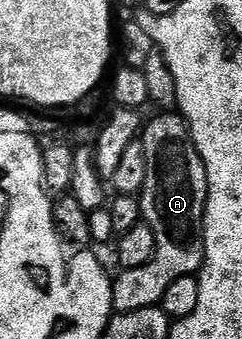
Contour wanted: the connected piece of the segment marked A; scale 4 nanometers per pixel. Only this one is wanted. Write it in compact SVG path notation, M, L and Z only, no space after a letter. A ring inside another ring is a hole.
M165 111L153 122L144 126L139 138L146 153L147 177L139 194L141 216L144 224L155 231L155 255L151 263L134 269L121 269L113 282L113 308L118 313L127 311L143 311L143 307L160 305L167 287L175 283L175 279L192 277L200 274L201 266L205 264L205 204L209 198L207 171L199 151L193 146L189 137L189 127L184 117L173 111Z

